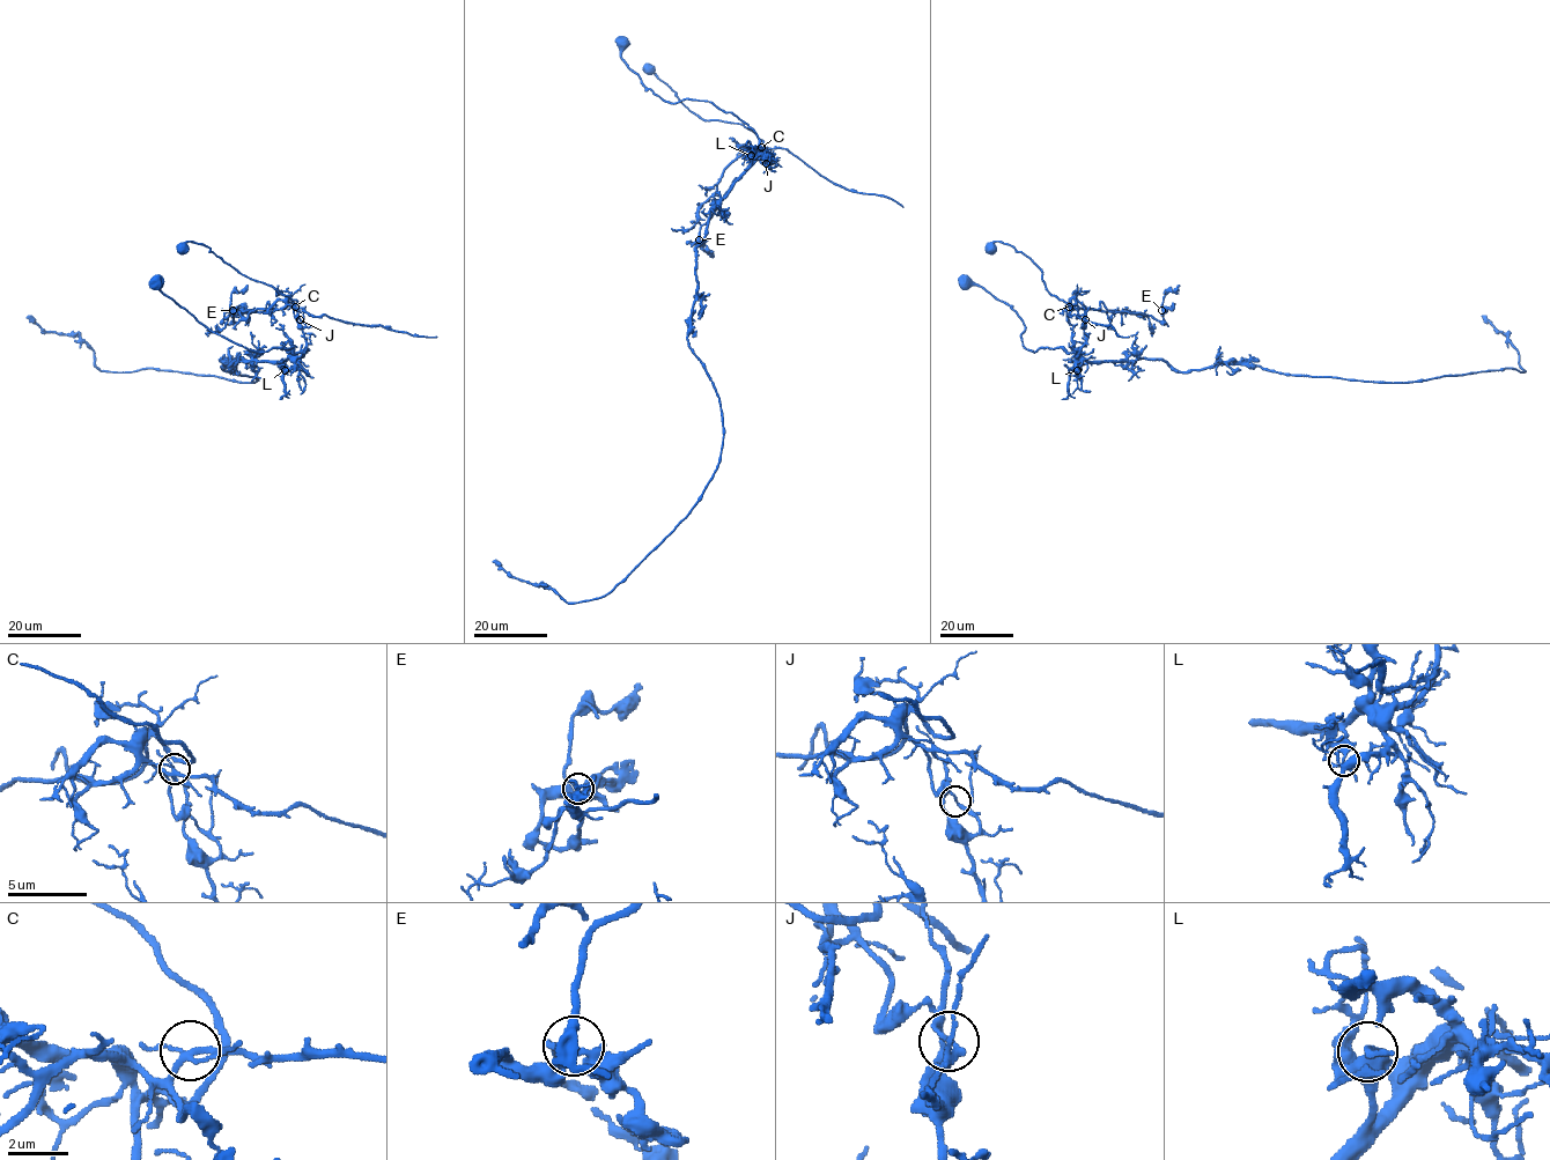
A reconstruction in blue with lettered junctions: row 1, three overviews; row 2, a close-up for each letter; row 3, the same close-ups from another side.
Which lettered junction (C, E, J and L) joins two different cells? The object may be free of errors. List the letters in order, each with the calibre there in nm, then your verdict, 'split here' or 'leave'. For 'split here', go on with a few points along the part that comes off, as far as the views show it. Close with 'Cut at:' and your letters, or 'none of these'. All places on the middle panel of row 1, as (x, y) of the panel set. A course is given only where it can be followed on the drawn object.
C: 190 nm thick; leave
E: 190 nm thick; leave
J: 150 nm thick; split here; foreign part runs (766, 163), (753, 150), (761, 154), (765, 146), (754, 133), (739, 124), (701, 119), (644, 65)
L: 180 nm thick; leave
Cut at: J

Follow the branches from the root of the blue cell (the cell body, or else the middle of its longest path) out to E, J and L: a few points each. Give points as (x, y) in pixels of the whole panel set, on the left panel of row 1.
E: (157, 282), (200, 323), (249, 349), (305, 349), (288, 304), (226, 324), (233, 310)
J: (157, 282), (164, 294), (200, 323), (249, 349), (293, 347), (302, 352), (304, 324), (300, 319)
L: (157, 282), (155, 285), (164, 294), (200, 323), (249, 349), (305, 351), (290, 357), (285, 370)

